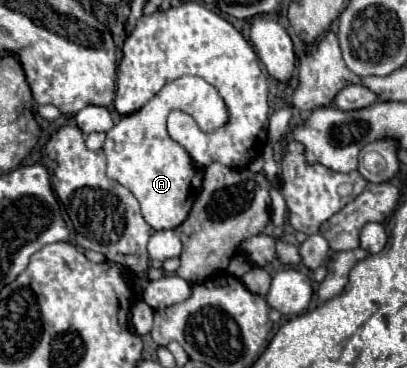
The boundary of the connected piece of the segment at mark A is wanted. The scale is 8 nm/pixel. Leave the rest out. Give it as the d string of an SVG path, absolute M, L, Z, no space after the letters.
M181 76L161 88L161 92L147 102L139 112L127 114L107 132L103 152L107 156L107 176L133 192L141 204L145 222L155 230L177 228L189 214L189 208L201 190L203 172L195 168L187 152L169 138L165 120L171 110L187 112L204 132L213 132L229 120L229 108L221 102L217 88L209 86L203 78Z

